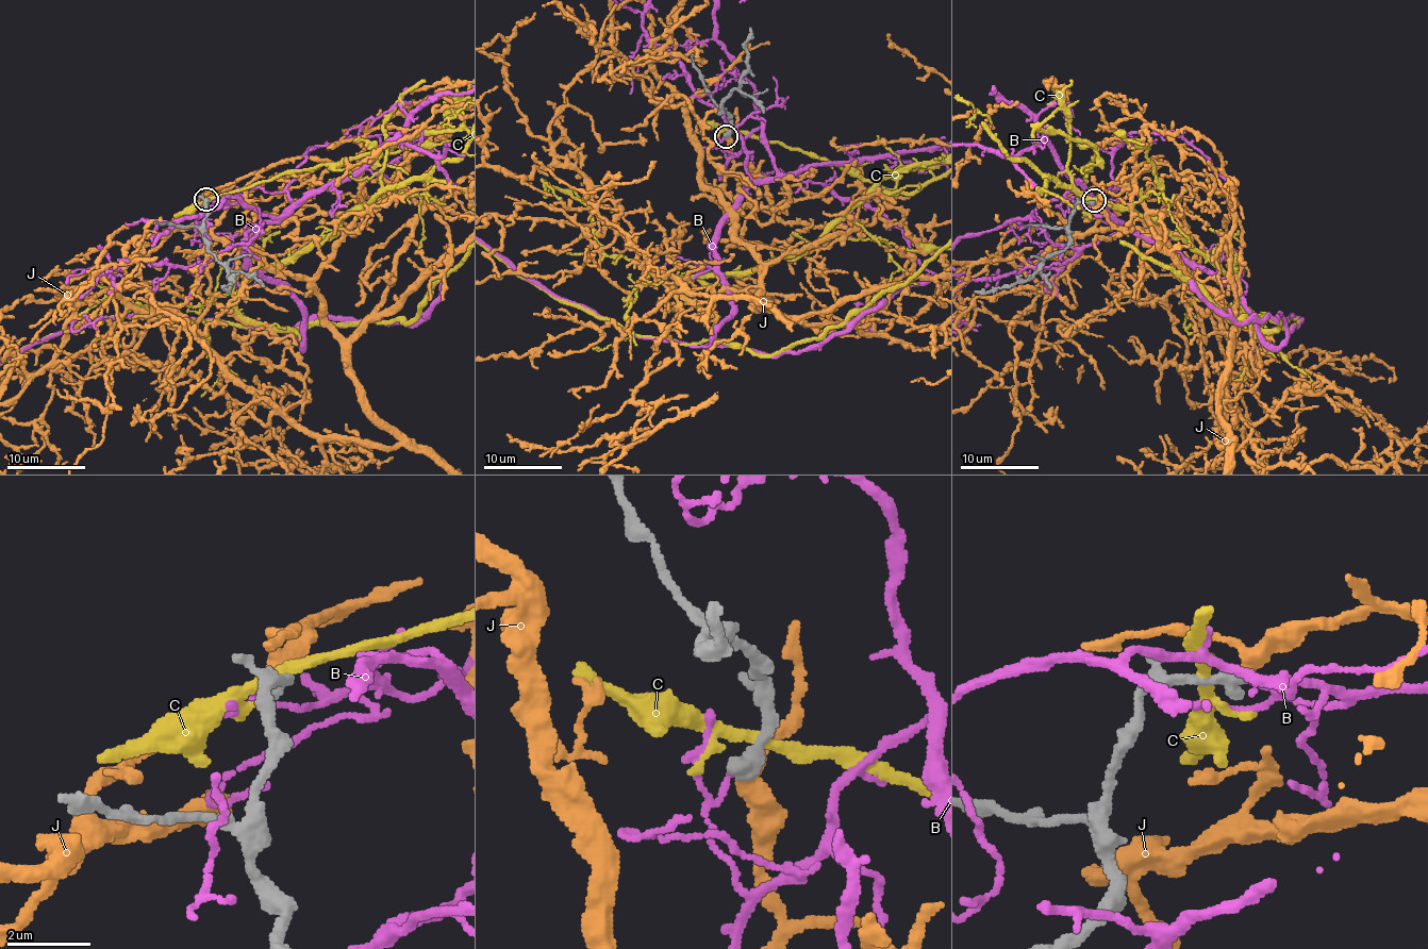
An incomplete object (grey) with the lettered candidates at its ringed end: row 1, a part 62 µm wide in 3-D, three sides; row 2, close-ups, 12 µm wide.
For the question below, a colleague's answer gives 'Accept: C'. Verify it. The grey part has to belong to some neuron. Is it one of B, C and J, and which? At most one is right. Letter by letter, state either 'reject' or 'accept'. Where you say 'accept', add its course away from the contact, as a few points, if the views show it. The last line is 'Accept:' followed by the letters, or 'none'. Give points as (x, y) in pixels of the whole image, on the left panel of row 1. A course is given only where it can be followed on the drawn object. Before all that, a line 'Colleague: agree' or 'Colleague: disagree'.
Colleague: disagree
B: reject
C: reject
J: accept
Accept: J

